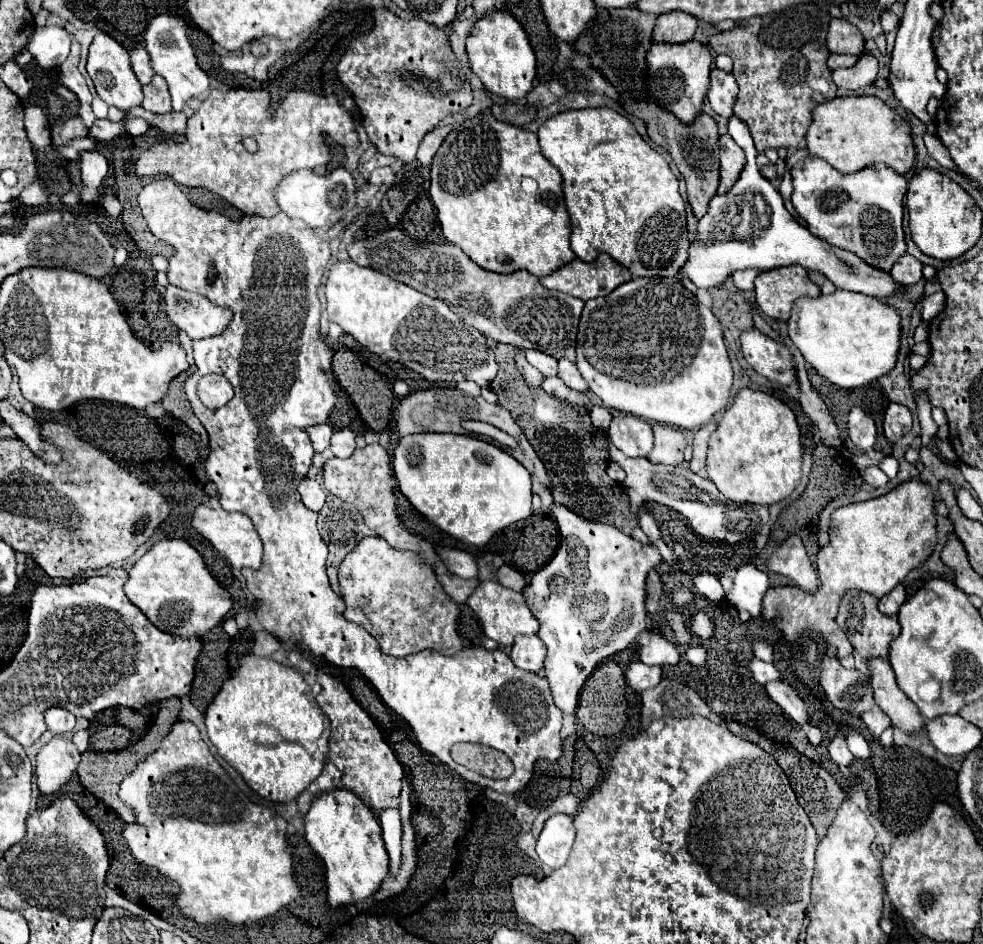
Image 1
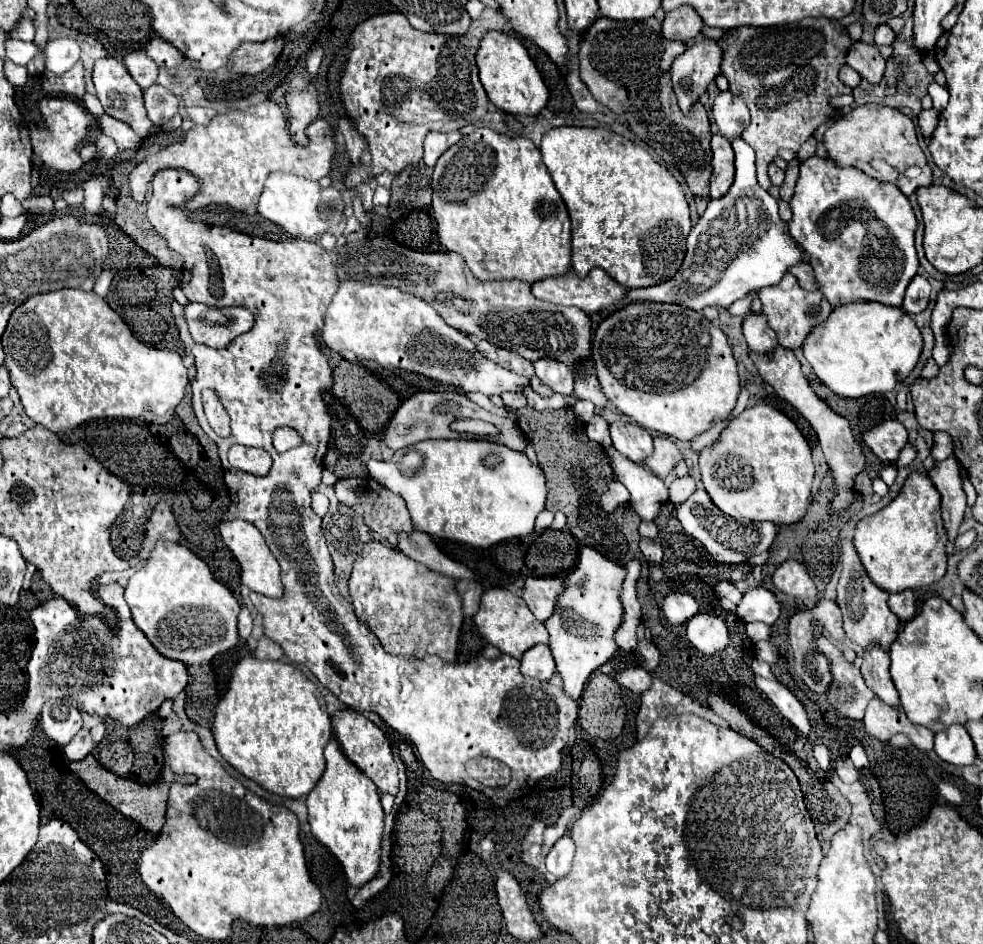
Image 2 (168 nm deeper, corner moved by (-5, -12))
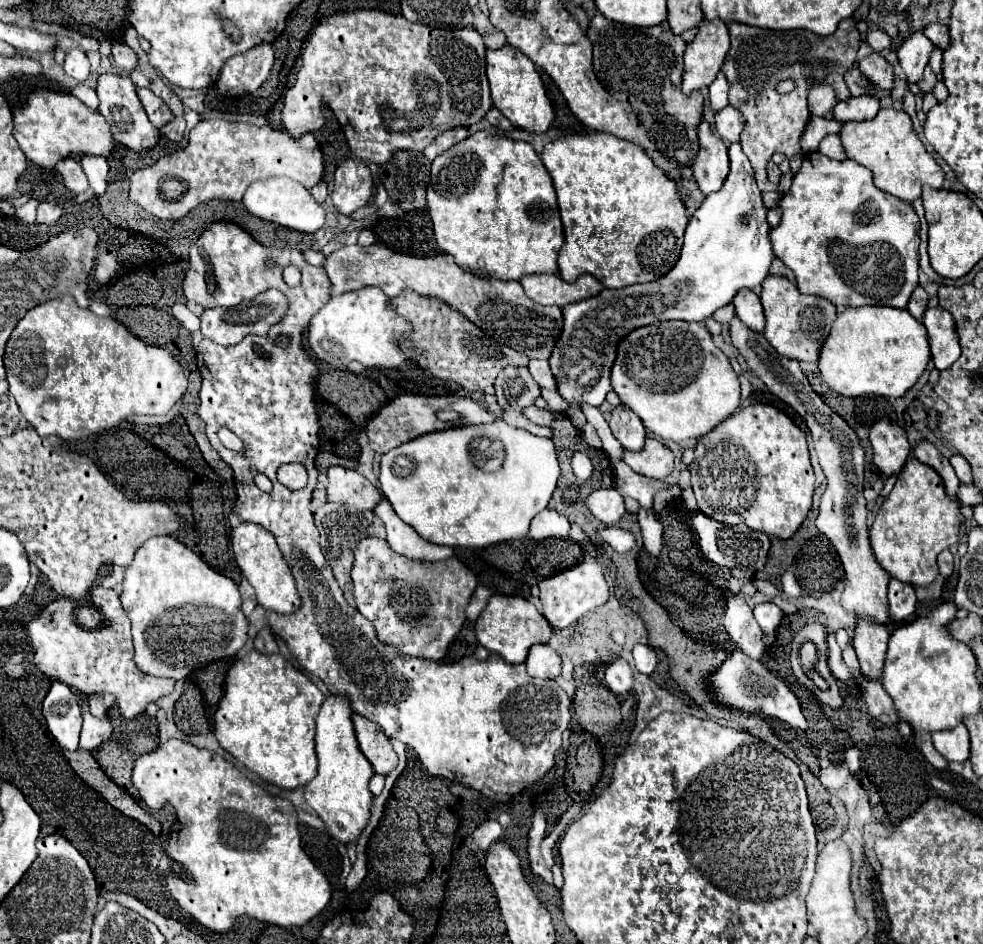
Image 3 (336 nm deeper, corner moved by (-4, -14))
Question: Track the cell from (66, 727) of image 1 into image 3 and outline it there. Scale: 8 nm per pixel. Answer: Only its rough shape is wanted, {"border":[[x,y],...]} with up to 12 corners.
{"border":[[52,684],[42,706],[50,734],[78,748],[82,714],[64,684]]}

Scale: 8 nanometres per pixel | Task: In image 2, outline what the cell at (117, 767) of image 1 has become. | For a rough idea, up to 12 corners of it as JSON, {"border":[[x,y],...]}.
{"border":[[91,754],[71,762],[89,790],[151,832],[161,832],[173,780],[141,786]]}

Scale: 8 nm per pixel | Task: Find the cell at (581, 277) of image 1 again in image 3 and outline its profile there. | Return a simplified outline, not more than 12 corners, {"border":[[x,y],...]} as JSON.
{"border":[[592,274],[576,282],[524,276],[520,284],[534,302],[560,306],[592,298],[604,284]]}

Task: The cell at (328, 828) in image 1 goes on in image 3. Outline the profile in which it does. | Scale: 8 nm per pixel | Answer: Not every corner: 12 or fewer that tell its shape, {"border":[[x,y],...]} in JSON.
{"border":[[346,696],[316,718],[304,798],[348,846],[370,822],[374,770]]}

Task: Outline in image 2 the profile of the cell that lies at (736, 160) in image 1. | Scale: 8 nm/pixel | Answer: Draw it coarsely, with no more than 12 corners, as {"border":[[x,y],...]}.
{"border":[[711,138],[711,198],[719,198],[735,176],[731,142]]}

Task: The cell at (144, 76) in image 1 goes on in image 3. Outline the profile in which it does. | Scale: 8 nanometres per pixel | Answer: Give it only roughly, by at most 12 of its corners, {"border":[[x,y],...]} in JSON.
{"border":[[122,42],[112,46],[114,62],[120,70],[138,68],[136,52]]}

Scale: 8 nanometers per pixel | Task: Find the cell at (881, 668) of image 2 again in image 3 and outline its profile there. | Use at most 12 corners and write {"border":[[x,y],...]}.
{"border":[[856,622],[854,650],[868,680],[880,680],[886,626]]}

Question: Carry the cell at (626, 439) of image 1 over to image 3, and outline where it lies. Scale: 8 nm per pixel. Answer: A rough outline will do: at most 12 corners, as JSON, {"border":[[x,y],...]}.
{"border":[[626,406],[610,418],[614,438],[630,452],[644,448],[646,430]]}

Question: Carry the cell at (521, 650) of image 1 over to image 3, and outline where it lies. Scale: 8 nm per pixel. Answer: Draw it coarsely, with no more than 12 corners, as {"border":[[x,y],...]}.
{"border":[[536,644],[526,658],[530,676],[560,676],[560,656]]}

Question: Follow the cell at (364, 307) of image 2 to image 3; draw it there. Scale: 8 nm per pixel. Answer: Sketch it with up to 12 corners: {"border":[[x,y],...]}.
{"border":[[380,288],[328,300],[308,342],[344,368],[414,364],[412,324]]}

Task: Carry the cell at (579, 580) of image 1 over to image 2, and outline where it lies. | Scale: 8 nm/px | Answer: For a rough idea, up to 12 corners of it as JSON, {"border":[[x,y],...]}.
{"border":[[579,542],[545,622],[565,692],[617,652],[625,568]]}

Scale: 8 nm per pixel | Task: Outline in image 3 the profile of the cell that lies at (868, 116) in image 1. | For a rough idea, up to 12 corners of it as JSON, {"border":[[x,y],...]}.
{"border":[[902,110],[844,122],[846,156],[874,184],[904,202],[924,184],[940,188],[942,168]]}

